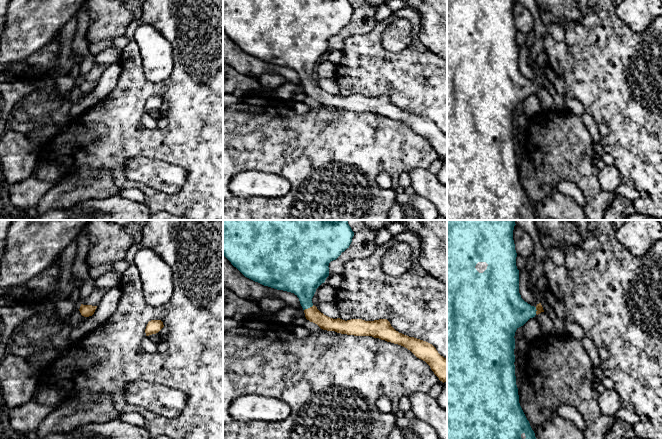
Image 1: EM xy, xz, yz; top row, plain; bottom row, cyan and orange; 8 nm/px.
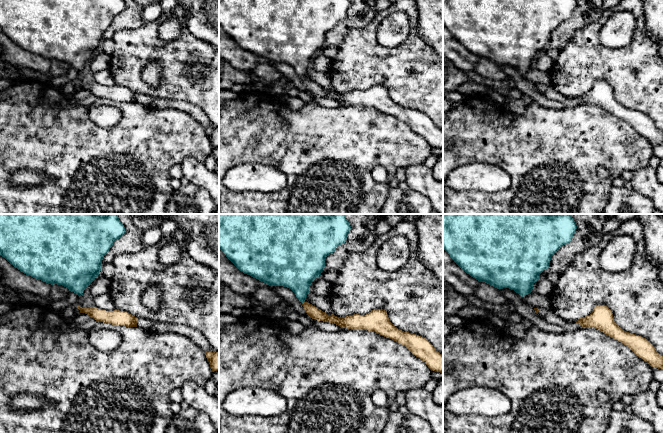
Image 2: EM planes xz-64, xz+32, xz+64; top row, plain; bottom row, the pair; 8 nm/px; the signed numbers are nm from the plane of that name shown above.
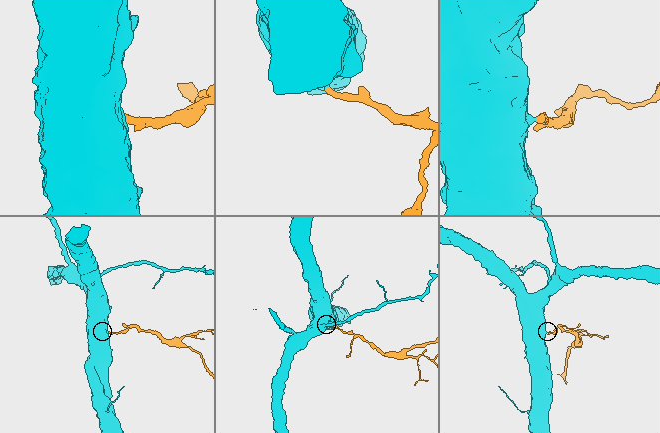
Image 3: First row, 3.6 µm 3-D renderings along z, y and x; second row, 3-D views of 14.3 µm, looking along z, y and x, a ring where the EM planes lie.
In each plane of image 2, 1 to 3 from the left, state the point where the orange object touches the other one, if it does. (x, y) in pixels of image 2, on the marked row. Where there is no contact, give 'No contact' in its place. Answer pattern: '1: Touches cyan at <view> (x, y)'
1: No contact
2: Touches cyan at xz+32 (303, 302)
3: No contact

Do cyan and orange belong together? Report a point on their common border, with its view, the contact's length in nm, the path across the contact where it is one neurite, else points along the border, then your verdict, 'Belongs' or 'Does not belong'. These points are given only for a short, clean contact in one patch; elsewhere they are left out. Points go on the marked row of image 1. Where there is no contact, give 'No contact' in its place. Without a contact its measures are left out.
Touches cyan at xz (308, 307). Shared border 90 nm. Path across: xz (302, 277), (308, 307), (312, 314). Belongs

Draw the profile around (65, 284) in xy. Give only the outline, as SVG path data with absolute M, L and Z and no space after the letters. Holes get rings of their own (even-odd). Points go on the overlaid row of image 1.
M71 242L61 253L58 260L60 262L60 276L56 292L53 294L53 301L60 301L66 299L71 293L74 286L74 278L72 274L72 267L77 255L77 242Z

